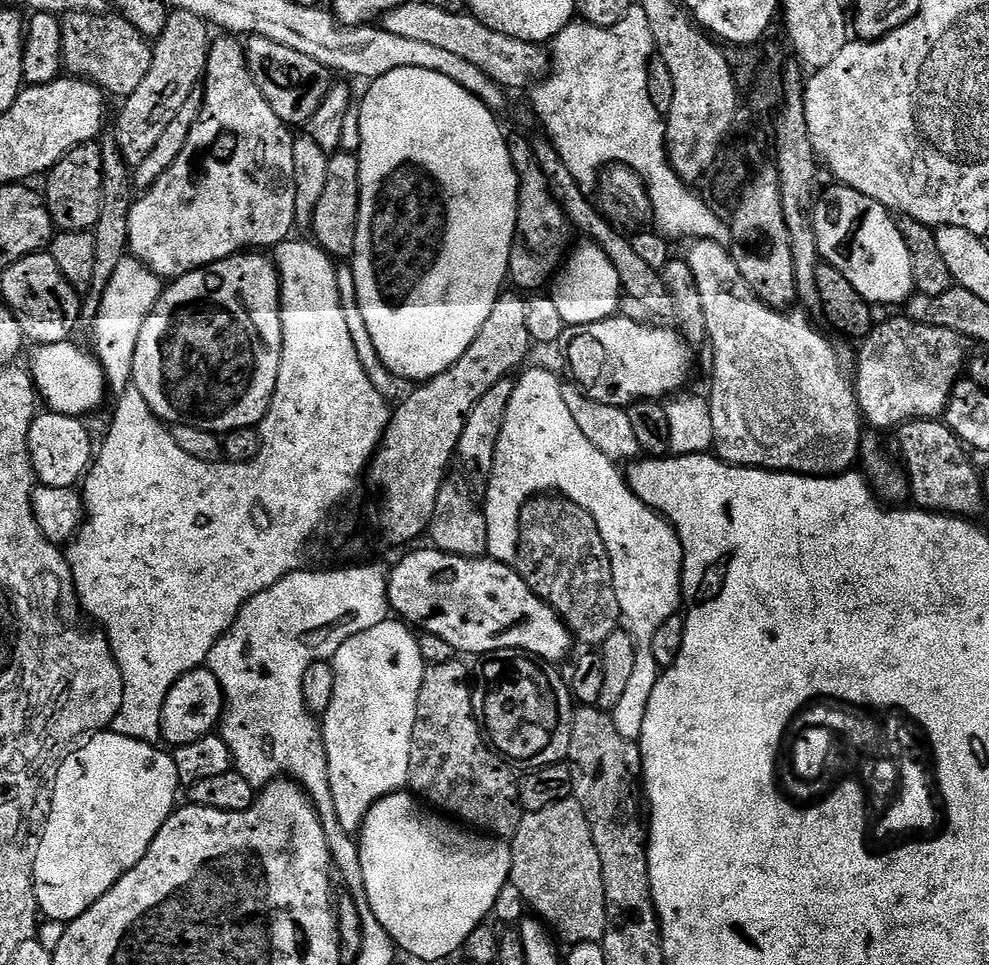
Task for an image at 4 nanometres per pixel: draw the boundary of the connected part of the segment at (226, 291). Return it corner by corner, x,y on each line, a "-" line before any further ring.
237,254
227,256
213,264
206,264
203,268
195,268
184,276
177,276
172,284
163,289
160,300
154,310
142,322
142,334
138,334
138,344
134,350
134,364
132,366
132,384
142,394
150,406
150,410
168,426
181,424
194,426
198,430
223,434
236,432
240,428
256,428
268,413
270,402
274,398
274,390
278,382
278,366
282,362
282,318
280,317
280,275
276,272
276,265
264,254

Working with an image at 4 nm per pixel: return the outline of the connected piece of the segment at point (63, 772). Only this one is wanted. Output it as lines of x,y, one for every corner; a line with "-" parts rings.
101,730
60,761
59,775
68,780
52,782
48,819
32,867
36,907
47,919
76,920
146,854
177,807
176,791
182,788
178,766
163,750
114,730

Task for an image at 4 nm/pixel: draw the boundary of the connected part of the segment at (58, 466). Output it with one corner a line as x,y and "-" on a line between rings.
51,410
37,415
30,426
28,453
35,479
46,486
70,488
81,483
94,459
94,440
83,419
63,416

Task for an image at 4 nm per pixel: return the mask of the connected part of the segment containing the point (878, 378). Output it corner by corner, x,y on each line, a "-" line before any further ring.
907,318
877,323
861,344
856,376
854,372
856,404
863,423
872,430
895,430
910,420
943,417
952,388
970,359
970,344
962,334

